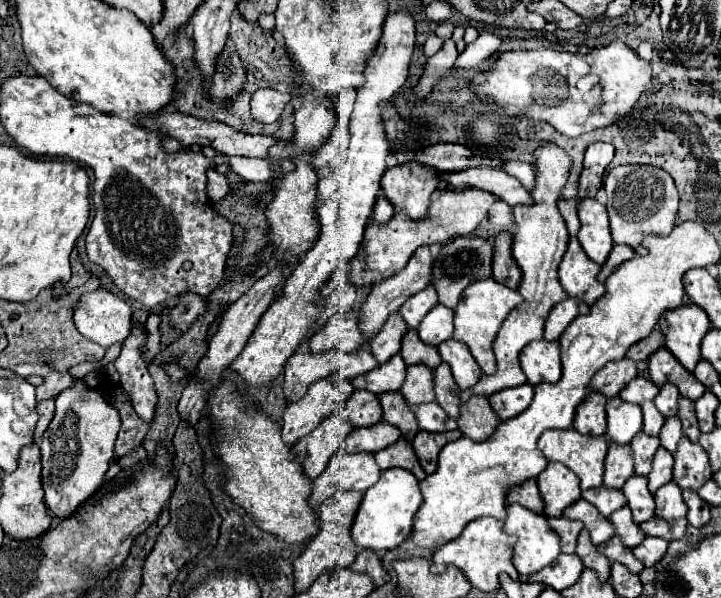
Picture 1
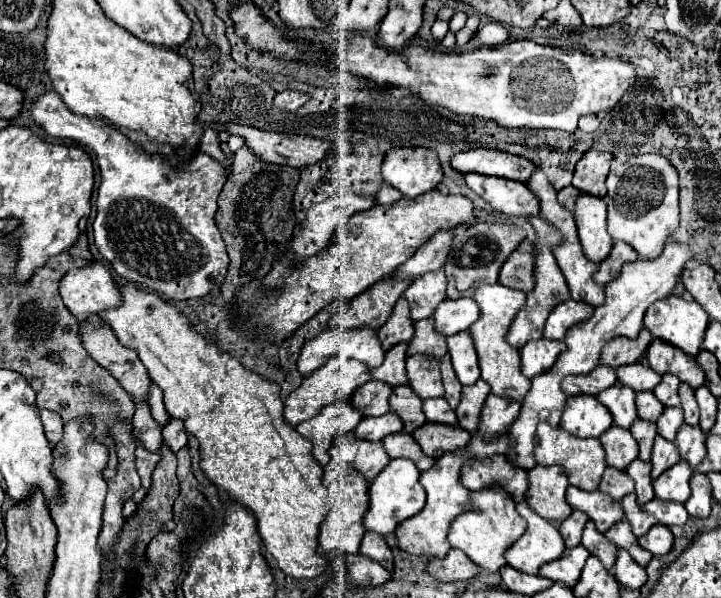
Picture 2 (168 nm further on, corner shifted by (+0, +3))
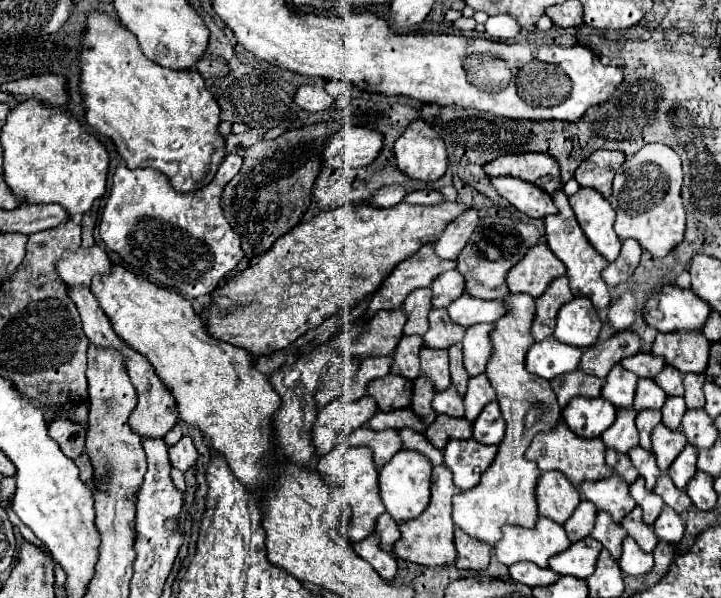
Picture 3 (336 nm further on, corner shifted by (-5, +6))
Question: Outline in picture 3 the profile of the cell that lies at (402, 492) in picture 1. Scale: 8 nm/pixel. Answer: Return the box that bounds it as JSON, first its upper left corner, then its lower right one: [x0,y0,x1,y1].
[379,450,431,520]

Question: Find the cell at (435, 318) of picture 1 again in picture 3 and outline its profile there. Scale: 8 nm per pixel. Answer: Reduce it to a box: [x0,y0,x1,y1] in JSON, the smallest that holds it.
[449,294,507,326]

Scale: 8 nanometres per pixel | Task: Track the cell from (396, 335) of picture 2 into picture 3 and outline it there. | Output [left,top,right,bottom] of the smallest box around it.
[403,288,431,334]

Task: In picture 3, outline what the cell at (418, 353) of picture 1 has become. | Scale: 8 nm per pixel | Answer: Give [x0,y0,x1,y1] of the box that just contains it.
[423,308,467,348]

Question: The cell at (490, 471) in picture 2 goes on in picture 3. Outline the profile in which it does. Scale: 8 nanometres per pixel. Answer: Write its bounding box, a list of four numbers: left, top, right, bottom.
[445,440,497,490]

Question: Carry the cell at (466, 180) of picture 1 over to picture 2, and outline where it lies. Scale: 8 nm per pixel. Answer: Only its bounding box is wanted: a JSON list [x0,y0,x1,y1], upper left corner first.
[464,173,540,215]

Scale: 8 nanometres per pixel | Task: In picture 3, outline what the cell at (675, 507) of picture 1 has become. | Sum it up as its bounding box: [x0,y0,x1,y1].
[667,444,697,488]

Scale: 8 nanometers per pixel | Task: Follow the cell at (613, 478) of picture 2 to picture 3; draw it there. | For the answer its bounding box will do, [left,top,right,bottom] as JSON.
[607,448,639,484]

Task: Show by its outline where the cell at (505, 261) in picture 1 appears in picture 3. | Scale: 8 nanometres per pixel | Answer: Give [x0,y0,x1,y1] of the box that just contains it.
[507,244,567,298]

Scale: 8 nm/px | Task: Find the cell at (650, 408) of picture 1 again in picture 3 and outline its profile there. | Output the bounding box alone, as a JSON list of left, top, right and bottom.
[633,378,667,410]

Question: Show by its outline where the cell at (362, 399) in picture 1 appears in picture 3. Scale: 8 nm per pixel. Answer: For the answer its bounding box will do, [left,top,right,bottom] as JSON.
[367,374,413,410]

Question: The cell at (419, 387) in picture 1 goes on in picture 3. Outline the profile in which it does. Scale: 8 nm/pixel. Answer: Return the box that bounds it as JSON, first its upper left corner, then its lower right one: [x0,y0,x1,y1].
[421,348,451,390]

